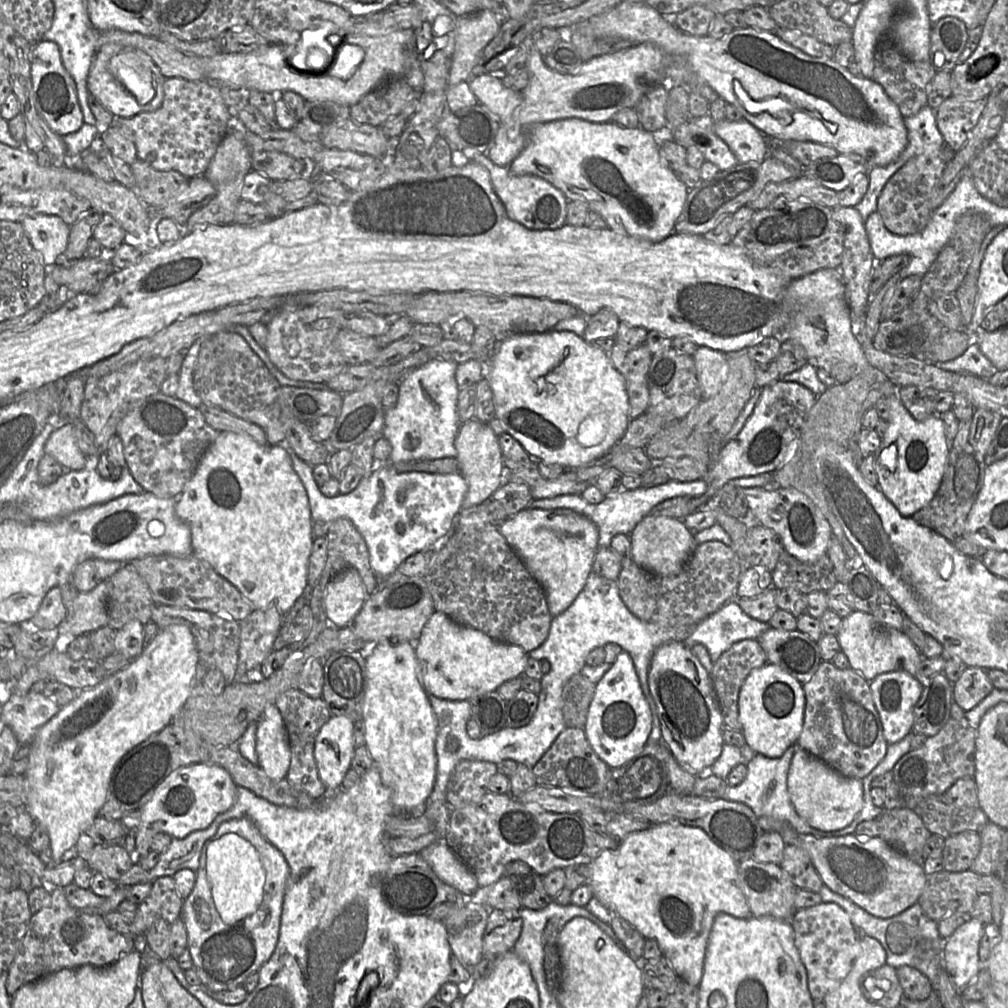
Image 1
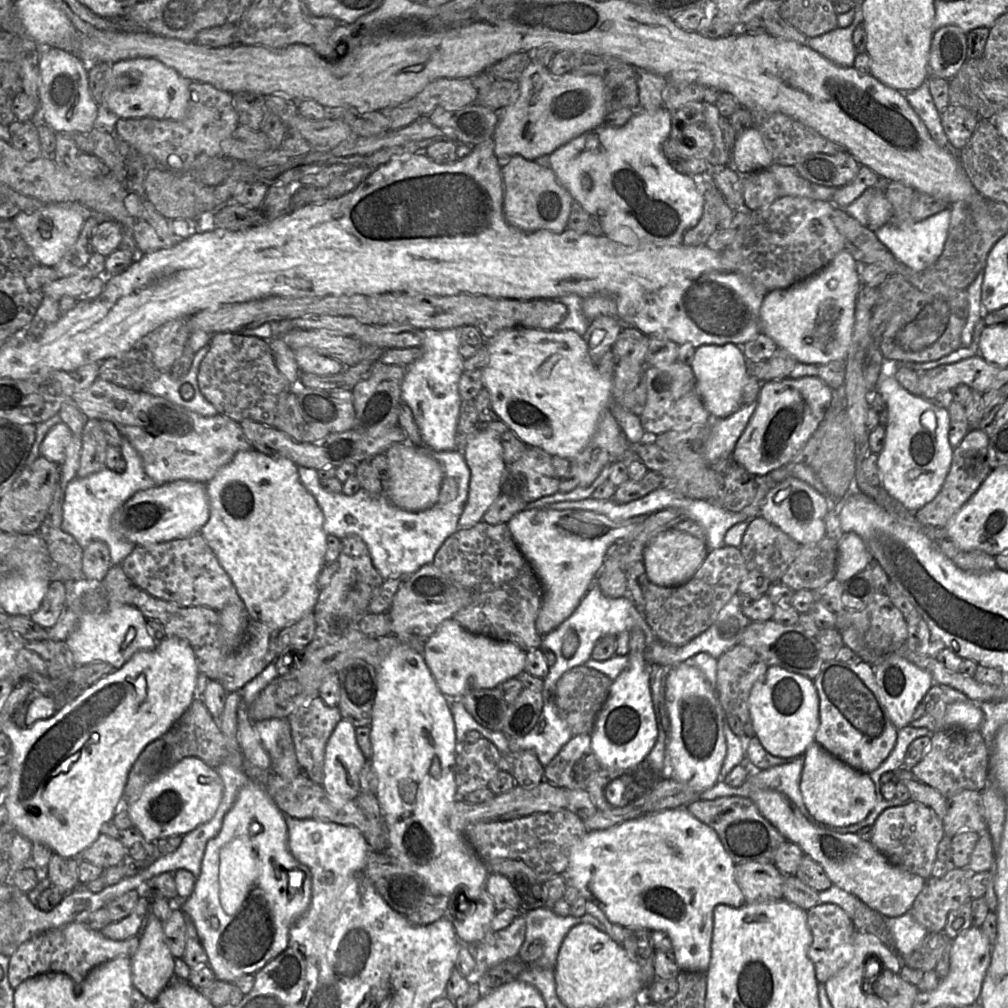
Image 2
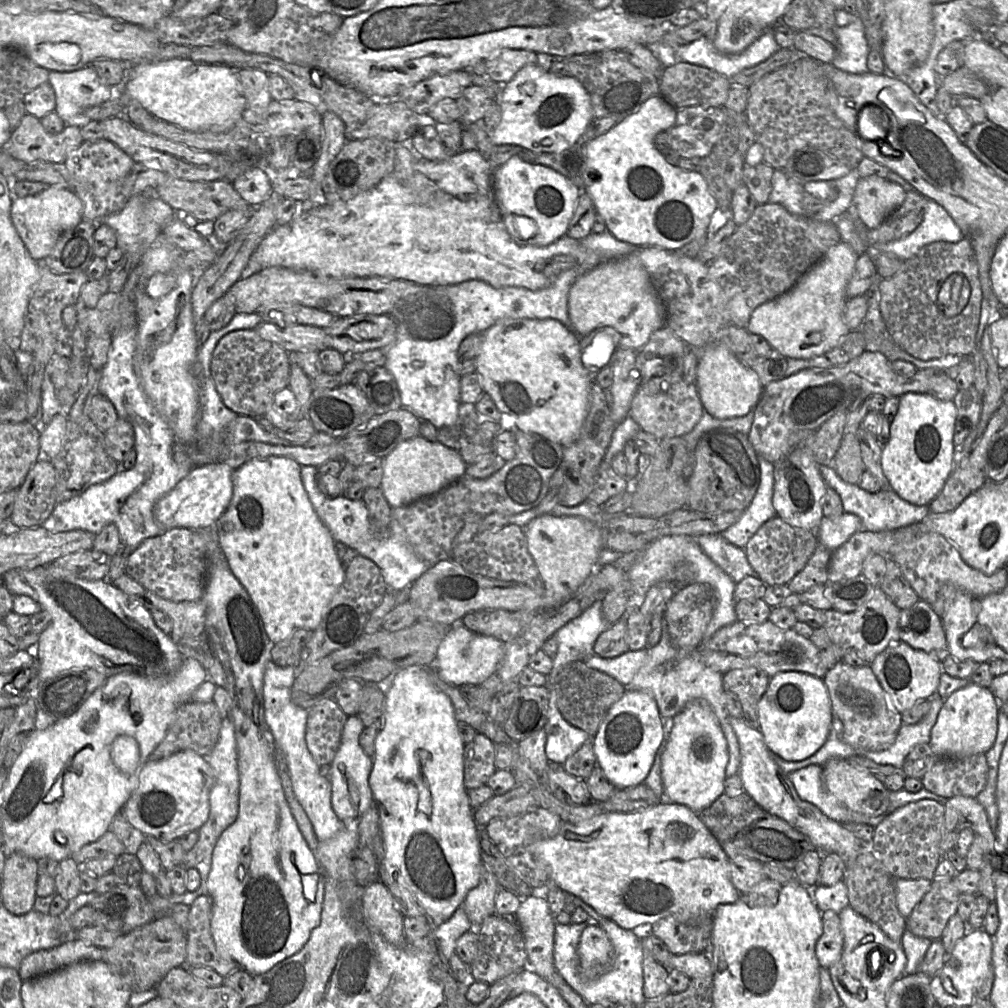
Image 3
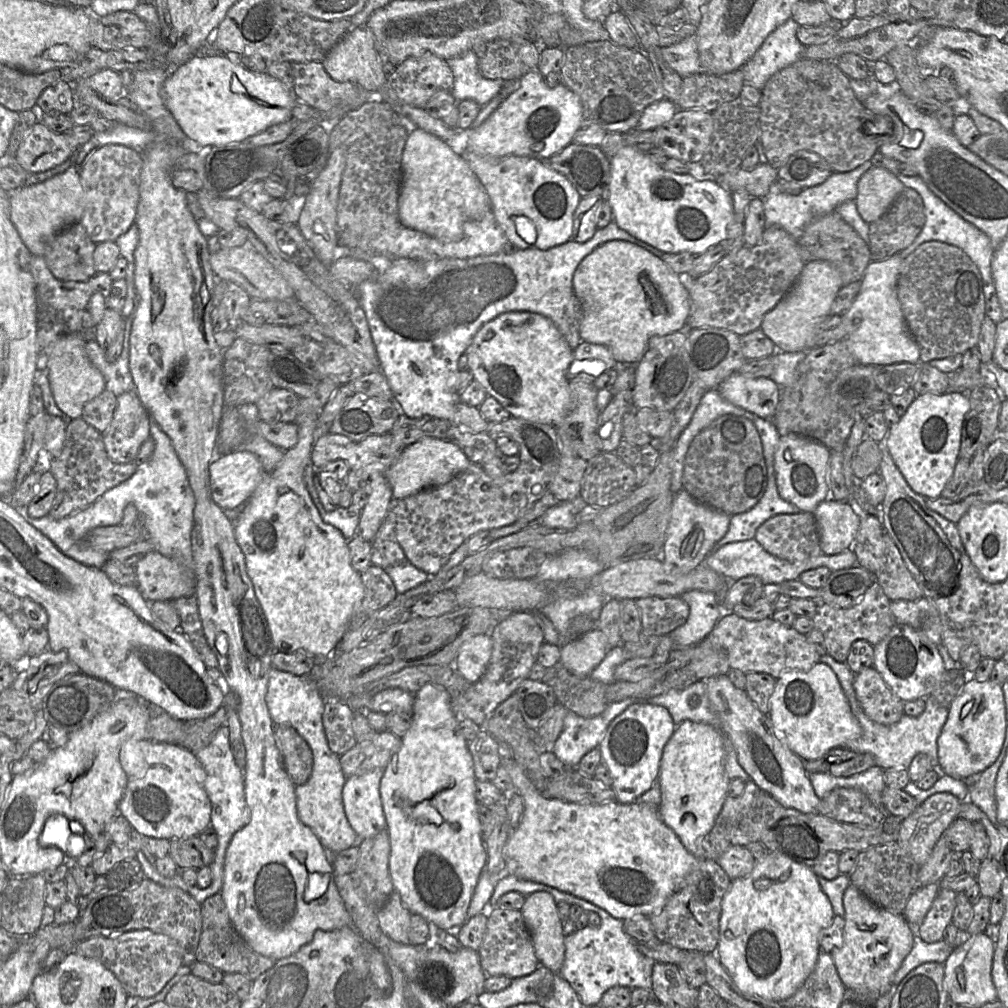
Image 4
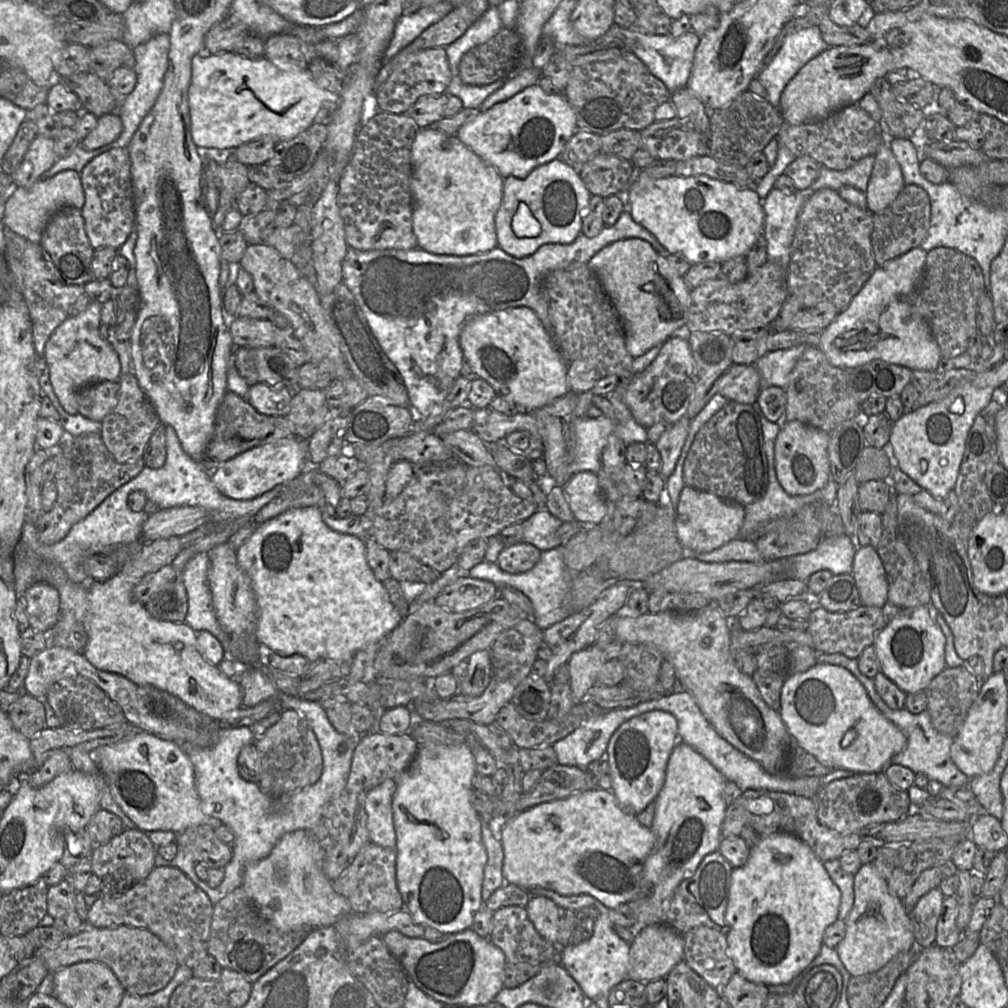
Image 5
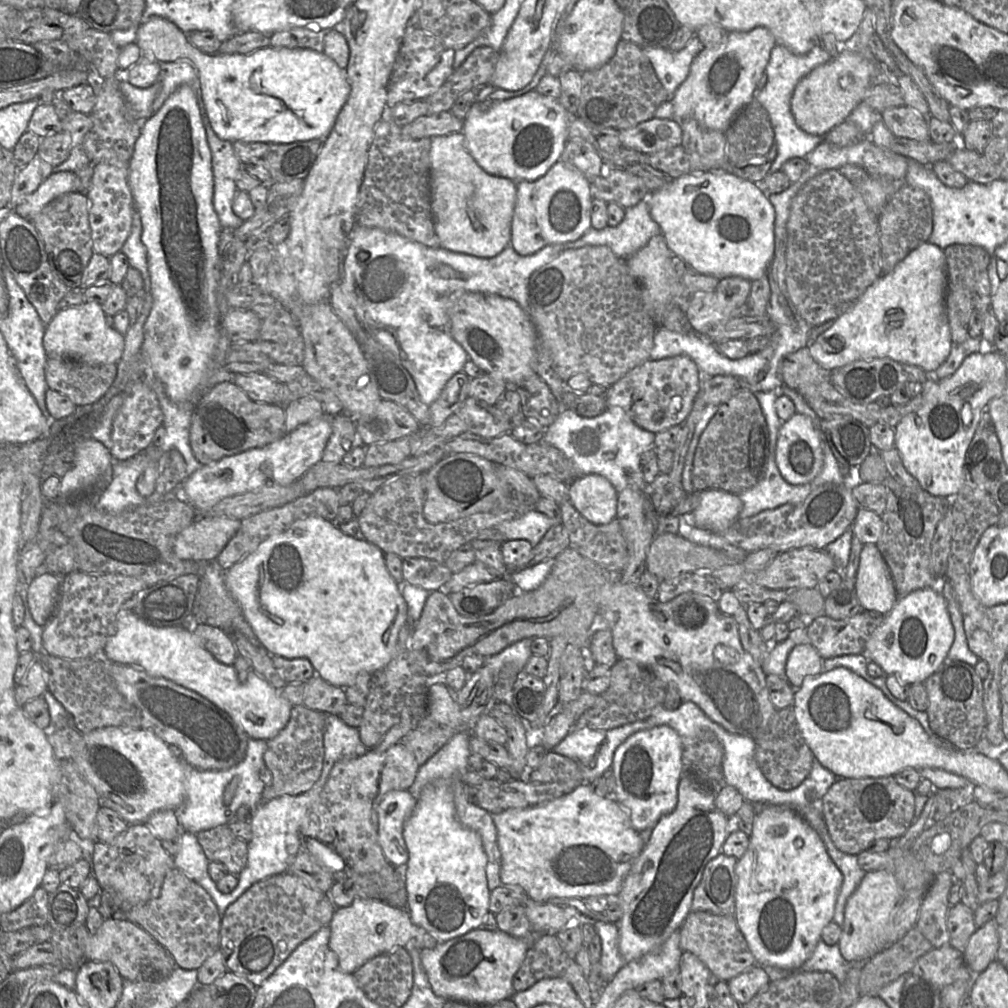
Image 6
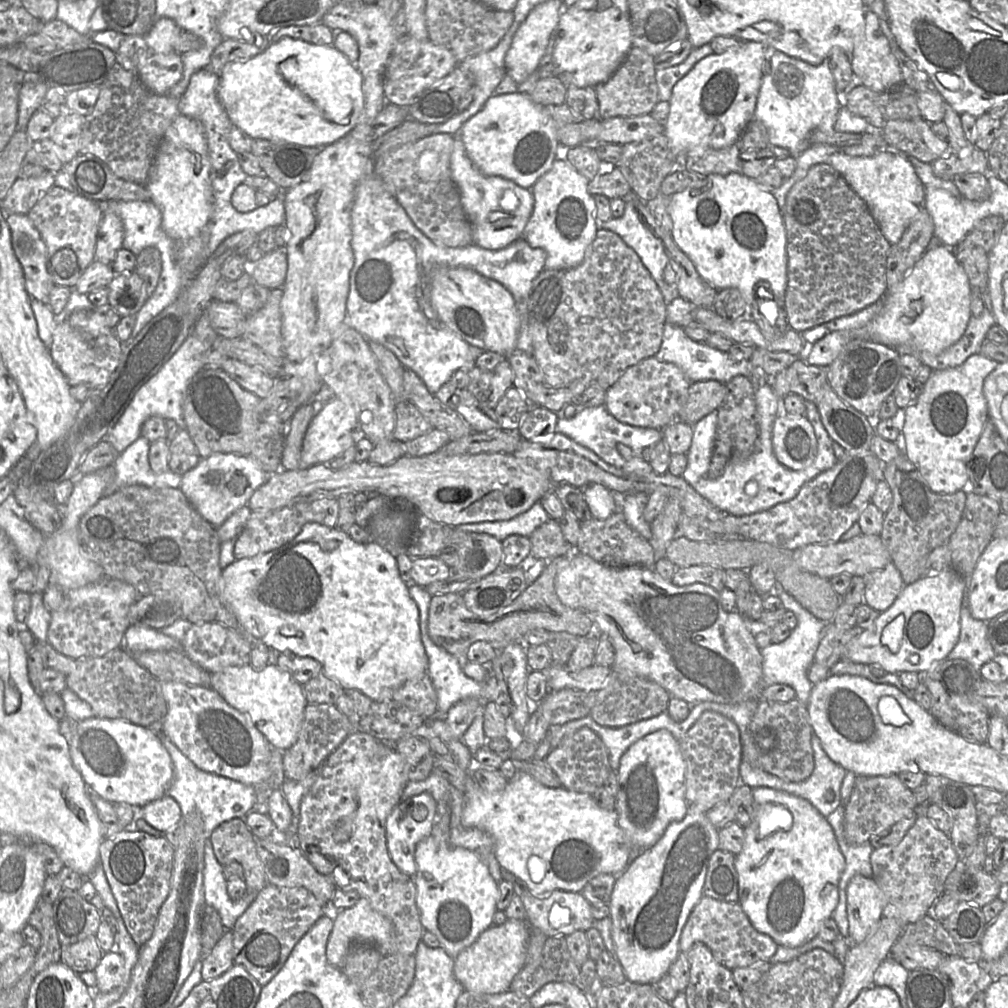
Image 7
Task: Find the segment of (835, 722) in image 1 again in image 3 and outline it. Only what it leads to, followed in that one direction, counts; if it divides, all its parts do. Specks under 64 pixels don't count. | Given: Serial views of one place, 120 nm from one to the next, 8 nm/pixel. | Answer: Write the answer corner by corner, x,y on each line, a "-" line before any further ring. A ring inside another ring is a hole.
840,661
827,671
823,681
831,700
832,716
838,717
842,721
842,740
844,742
858,750
874,752
886,750
895,742
903,724
902,714
891,705
870,665
855,668

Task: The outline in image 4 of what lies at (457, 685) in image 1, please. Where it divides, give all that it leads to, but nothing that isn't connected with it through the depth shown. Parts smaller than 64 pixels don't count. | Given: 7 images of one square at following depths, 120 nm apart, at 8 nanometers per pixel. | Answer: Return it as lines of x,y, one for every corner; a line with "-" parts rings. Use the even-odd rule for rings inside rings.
480,634
465,642
459,649
453,667
470,683
478,682
486,672
492,654
489,634

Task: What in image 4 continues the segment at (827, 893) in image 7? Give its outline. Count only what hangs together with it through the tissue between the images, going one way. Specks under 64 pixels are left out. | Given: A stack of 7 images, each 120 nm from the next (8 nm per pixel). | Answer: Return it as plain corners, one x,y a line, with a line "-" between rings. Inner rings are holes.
769,852
765,858
756,861
749,875
731,881
721,903
715,954
741,992
783,1001
793,996
813,972
821,952
819,934
832,924
834,917
831,902
814,870
782,853

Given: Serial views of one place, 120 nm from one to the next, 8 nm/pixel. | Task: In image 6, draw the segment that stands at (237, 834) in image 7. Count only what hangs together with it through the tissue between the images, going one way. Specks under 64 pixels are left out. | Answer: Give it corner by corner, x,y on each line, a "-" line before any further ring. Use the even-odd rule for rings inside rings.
228,824
195,834
209,861
220,862
238,876
248,859
248,843
237,838

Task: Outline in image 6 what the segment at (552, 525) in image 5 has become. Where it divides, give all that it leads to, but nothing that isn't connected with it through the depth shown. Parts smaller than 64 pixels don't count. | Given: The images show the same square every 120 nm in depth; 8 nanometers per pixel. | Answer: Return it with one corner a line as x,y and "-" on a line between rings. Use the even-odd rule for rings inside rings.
531,508
519,518
501,522
496,529
501,532
505,541
524,539
534,547
552,525
546,515

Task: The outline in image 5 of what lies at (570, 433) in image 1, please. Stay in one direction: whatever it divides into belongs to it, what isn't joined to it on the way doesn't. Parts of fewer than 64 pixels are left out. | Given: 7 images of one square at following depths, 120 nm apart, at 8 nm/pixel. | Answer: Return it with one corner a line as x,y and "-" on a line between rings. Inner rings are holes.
528,307
507,308
471,317
461,330
459,343
465,361
469,363
478,377
488,382
497,395
525,411
539,409
569,391
567,362
553,343
540,319

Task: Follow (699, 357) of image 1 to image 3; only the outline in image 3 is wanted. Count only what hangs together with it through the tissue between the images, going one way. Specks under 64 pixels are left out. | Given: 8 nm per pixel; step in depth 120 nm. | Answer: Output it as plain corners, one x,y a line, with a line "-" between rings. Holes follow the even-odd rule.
711,345
700,356
696,386
704,410
718,418
744,416
752,412
764,388
755,371
744,366
724,345

